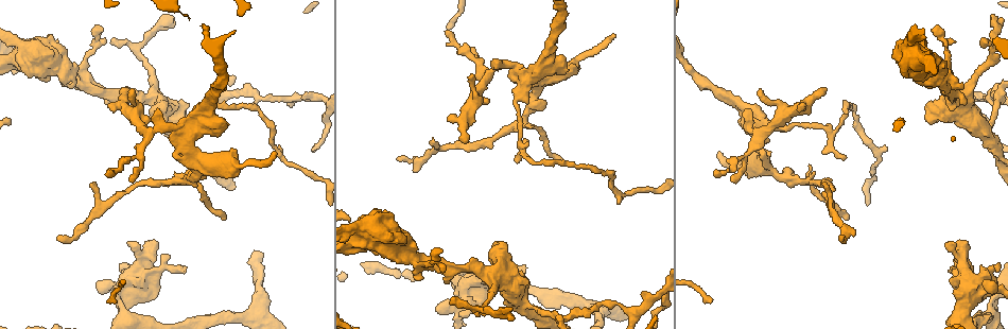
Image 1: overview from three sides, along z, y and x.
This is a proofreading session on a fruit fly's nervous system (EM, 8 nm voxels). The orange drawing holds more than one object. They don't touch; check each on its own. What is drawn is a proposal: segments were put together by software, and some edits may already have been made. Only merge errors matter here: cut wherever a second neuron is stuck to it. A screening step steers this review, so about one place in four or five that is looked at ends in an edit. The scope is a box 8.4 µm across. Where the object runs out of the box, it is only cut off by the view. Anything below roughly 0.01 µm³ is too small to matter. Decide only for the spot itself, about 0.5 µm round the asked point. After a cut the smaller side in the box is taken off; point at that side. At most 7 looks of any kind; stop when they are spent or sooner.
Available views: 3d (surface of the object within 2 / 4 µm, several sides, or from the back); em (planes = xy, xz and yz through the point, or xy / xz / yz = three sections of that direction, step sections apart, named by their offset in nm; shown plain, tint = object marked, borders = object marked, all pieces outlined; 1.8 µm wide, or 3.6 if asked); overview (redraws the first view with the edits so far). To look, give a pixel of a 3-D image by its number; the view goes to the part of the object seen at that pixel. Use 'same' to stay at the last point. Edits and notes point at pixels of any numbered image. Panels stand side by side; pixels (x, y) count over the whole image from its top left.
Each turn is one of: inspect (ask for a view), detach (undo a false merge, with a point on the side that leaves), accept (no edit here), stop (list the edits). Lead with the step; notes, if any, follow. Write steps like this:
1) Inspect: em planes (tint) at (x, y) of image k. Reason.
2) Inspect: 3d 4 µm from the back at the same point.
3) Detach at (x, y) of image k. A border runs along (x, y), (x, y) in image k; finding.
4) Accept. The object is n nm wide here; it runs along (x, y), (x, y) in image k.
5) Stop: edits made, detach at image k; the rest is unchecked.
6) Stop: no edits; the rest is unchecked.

Inspect: em planes (tint) at (518, 144) of image 1. Branch point.

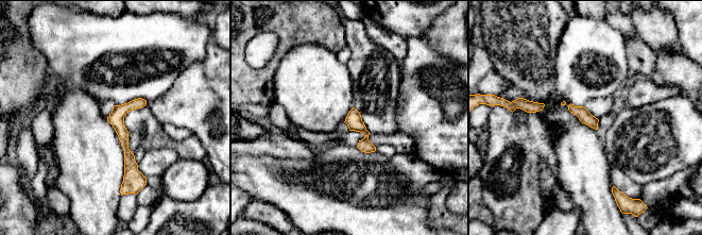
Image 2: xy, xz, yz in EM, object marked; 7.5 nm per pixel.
Accept. The object is 100 nm wide here; it runs along (139, 100), (120, 115), (127, 181) in image 2; continuous, no second neuron.

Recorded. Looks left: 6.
Inspect: em planes (plain) at (529, 74) of image 1. Thick turns thin.

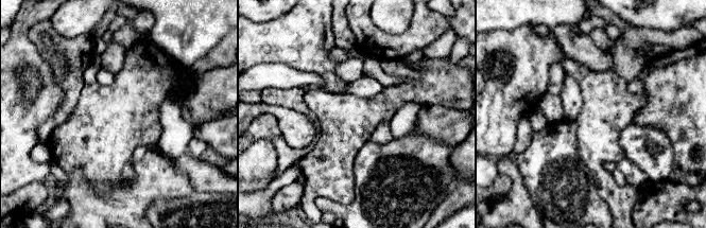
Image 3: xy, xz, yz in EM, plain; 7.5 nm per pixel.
Inspect: em planes (tint) at the same point. Where the object lies.

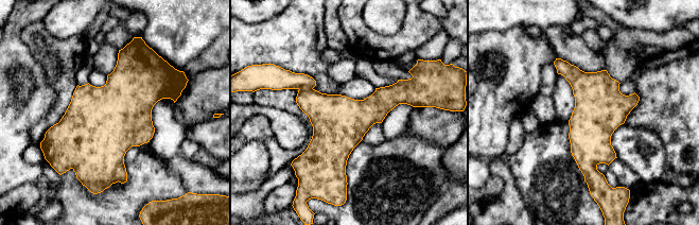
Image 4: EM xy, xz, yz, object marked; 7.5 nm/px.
Detach at (275, 78) of image 4. A border runs along (299, 88), (312, 89) in image 4; two neurons meet here.

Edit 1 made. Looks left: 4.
Inspect: overview.

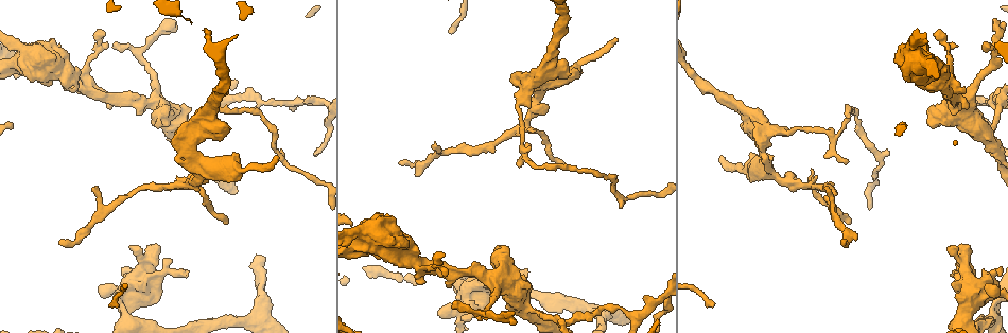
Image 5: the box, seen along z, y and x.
Inspect: em yz step 8 (tint) at (984, 133) of image 5. Arms part here.

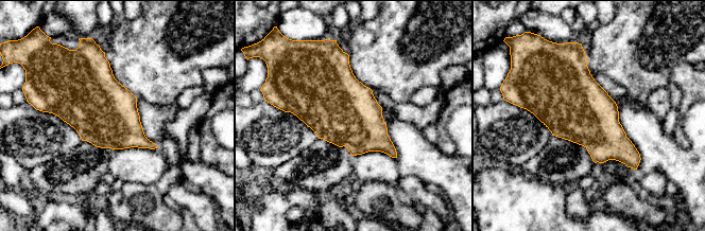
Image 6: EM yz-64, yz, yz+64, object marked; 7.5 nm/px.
Inspect: em planes (tint) at the same point.

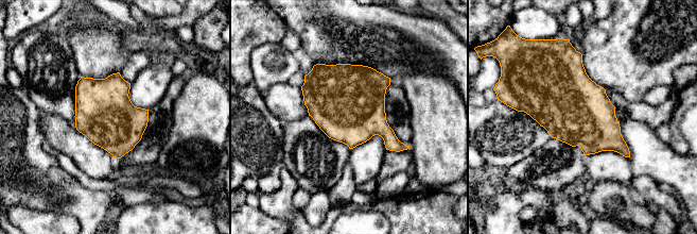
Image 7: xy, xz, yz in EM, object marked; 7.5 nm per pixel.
Accept. The object is 440 nm wide here; all the same neuron.

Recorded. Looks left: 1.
Stop: edits made, detach at image 4; the rest is unchecked.

